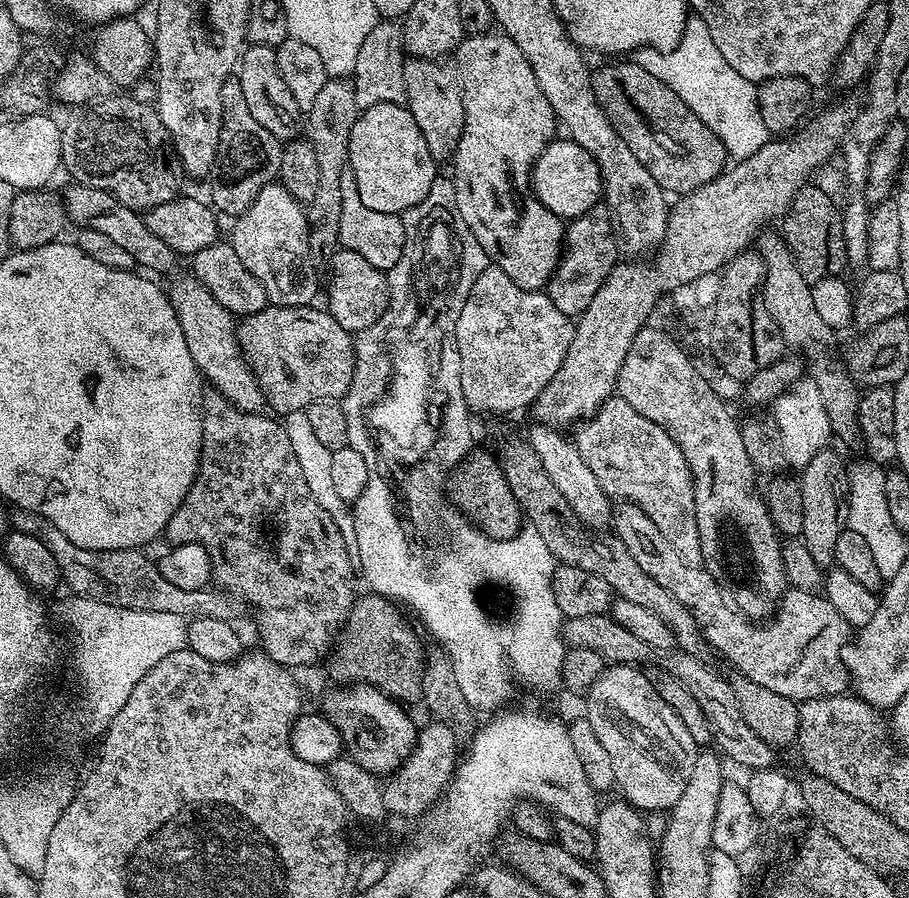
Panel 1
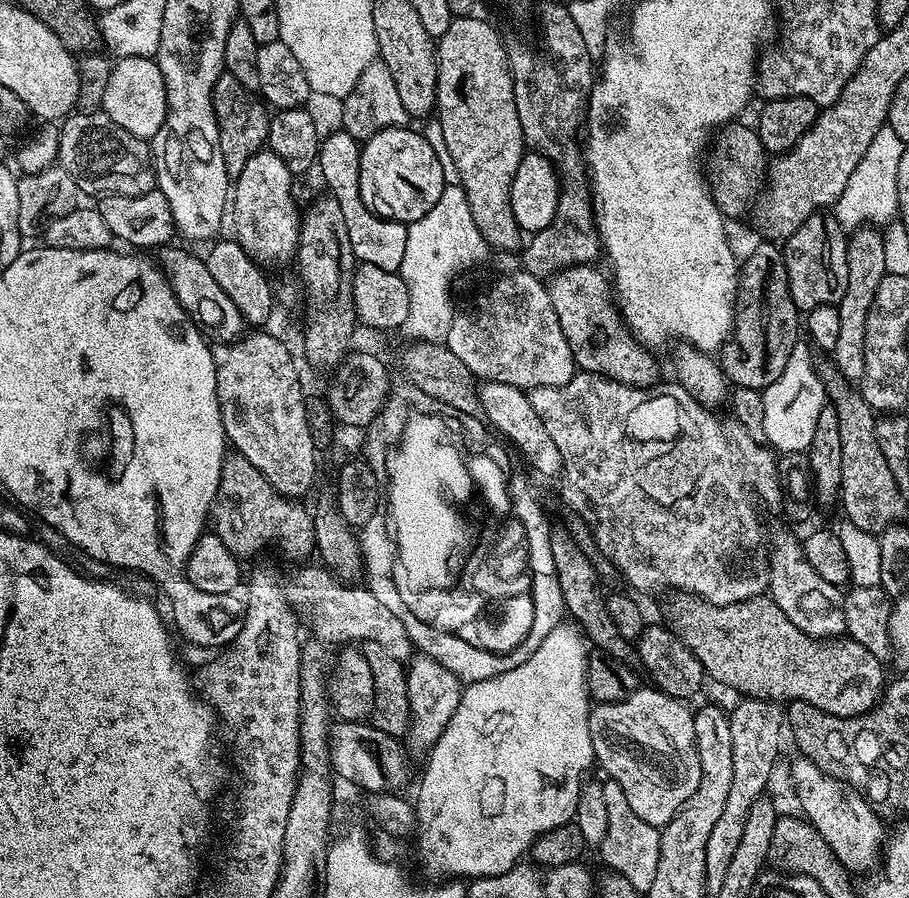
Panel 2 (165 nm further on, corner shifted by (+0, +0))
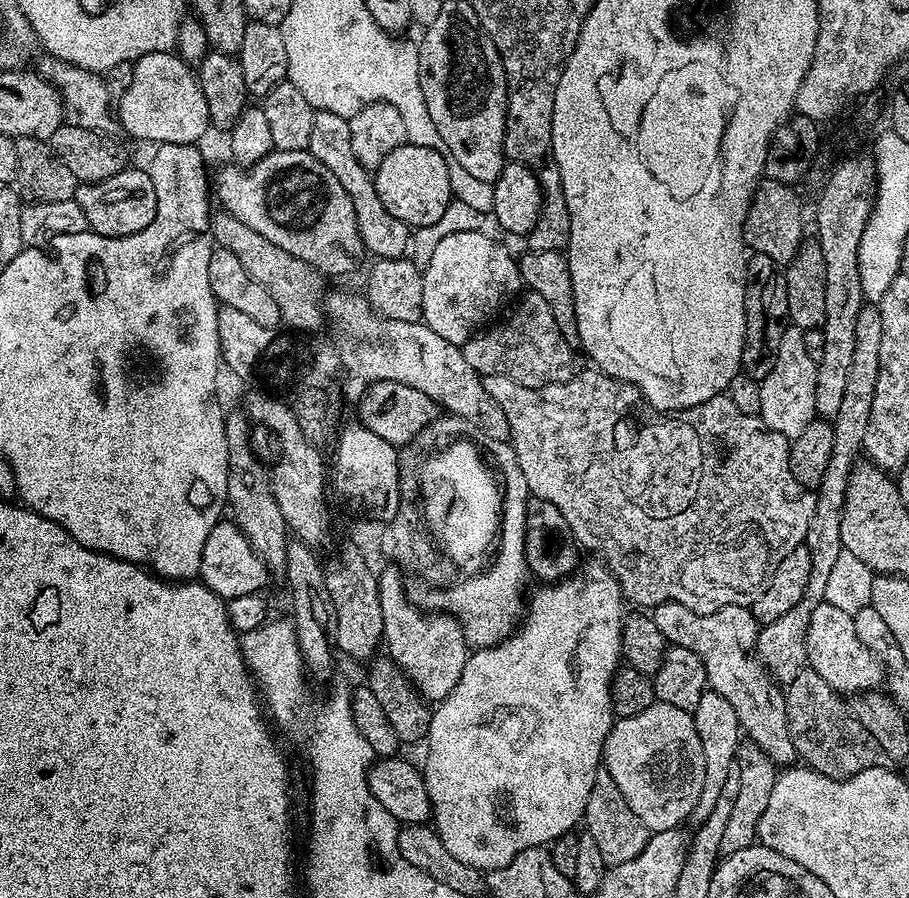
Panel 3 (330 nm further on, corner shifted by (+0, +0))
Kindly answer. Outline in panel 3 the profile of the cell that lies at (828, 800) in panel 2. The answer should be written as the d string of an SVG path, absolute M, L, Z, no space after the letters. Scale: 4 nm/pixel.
M666 602L651 609L654 626L662 630L665 641L669 645L686 650L694 650L698 658L702 658L702 666L706 670L708 688L722 694L730 706L734 706L734 714L738 714L738 722L743 735L751 743L756 744L778 766L792 766L798 760L798 744L792 741L792 728L788 725L788 704L784 701L781 685L773 679L768 670L760 663L754 651L758 625L752 616L751 607L743 604L722 606L722 610L714 610L710 614L702 614L682 606L678 602Z

